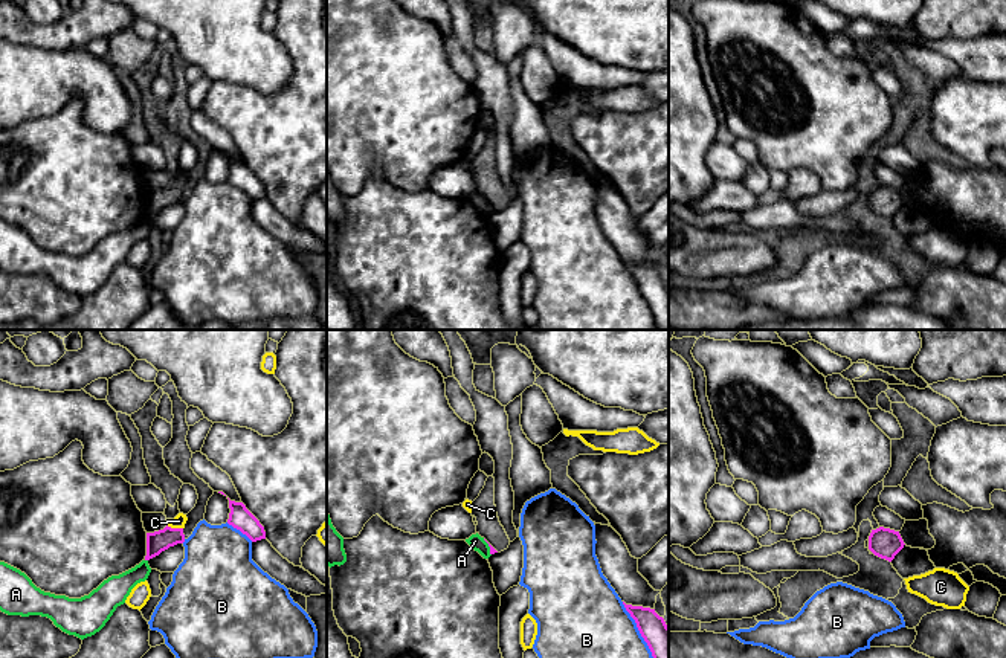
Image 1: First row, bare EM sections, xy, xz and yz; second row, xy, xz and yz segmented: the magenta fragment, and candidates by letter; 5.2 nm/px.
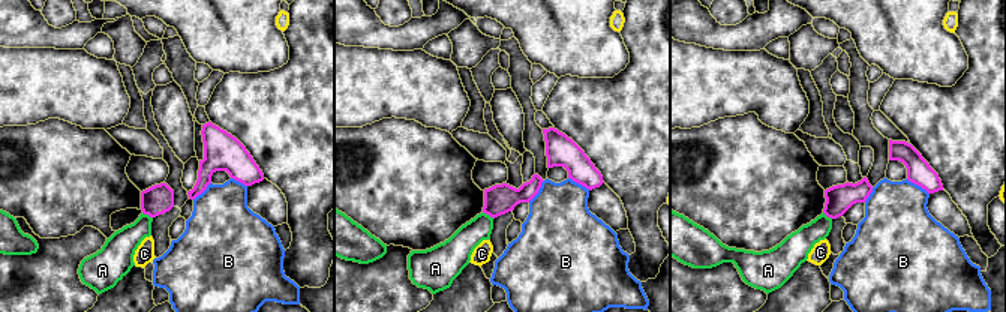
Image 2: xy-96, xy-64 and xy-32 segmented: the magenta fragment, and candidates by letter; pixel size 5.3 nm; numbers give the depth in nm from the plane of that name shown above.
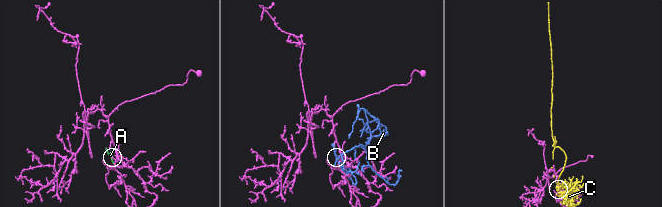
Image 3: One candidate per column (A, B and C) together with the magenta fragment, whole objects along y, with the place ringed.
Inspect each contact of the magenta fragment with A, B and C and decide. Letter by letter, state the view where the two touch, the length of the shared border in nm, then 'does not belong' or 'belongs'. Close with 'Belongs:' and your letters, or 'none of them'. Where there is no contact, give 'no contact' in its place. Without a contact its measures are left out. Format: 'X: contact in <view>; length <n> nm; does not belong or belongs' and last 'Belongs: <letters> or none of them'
A: contact in xz; length 100 nm; does not belong
B: contact in xz; length 340 nm; does not belong
C: contact in xy; length 90 nm; does not belong
Belongs: none of them

